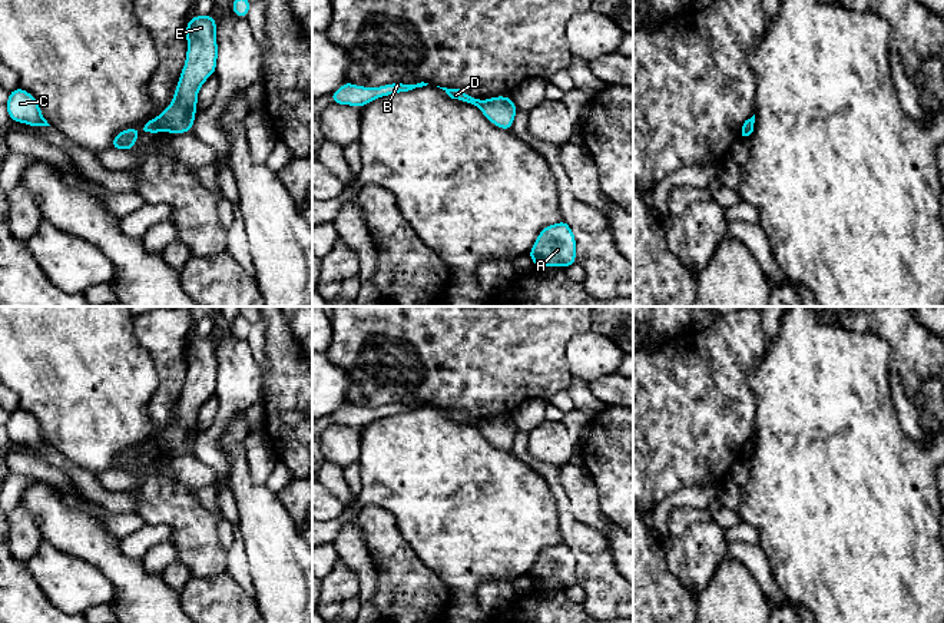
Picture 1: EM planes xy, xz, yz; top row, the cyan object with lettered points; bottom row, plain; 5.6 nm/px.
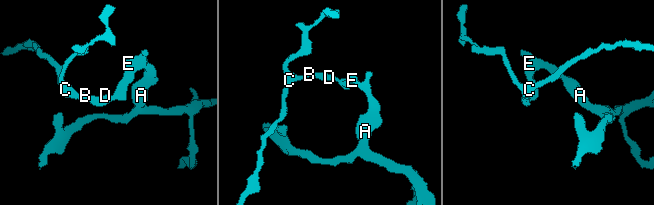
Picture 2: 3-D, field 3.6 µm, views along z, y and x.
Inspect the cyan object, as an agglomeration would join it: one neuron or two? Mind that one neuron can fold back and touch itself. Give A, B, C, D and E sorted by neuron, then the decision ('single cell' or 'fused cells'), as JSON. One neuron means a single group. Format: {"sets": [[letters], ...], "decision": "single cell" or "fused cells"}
{"sets": [["A", "E"], ["B", "C", "D"]], "decision": "fused cells"}

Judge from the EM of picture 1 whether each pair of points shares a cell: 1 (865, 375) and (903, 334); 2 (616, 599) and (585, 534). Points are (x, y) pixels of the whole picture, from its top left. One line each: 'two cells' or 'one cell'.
1: two cells
2: one cell

